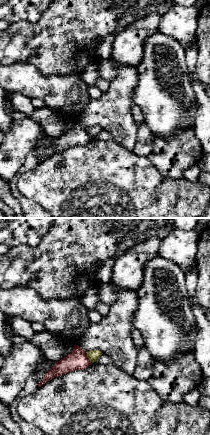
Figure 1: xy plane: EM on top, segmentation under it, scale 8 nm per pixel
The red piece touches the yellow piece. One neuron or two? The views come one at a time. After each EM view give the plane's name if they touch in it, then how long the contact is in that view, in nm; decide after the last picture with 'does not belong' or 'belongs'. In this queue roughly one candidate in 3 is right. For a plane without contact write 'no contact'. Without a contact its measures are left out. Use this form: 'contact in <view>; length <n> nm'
contact in xy; length 90 nm

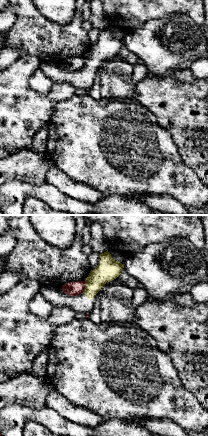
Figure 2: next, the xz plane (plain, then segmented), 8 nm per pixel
contact in xz; length 100 nm

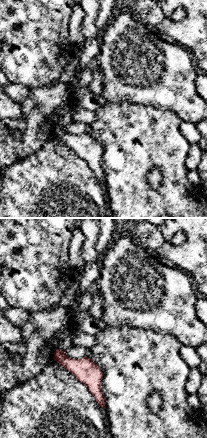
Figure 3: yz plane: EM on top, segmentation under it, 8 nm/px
no contact

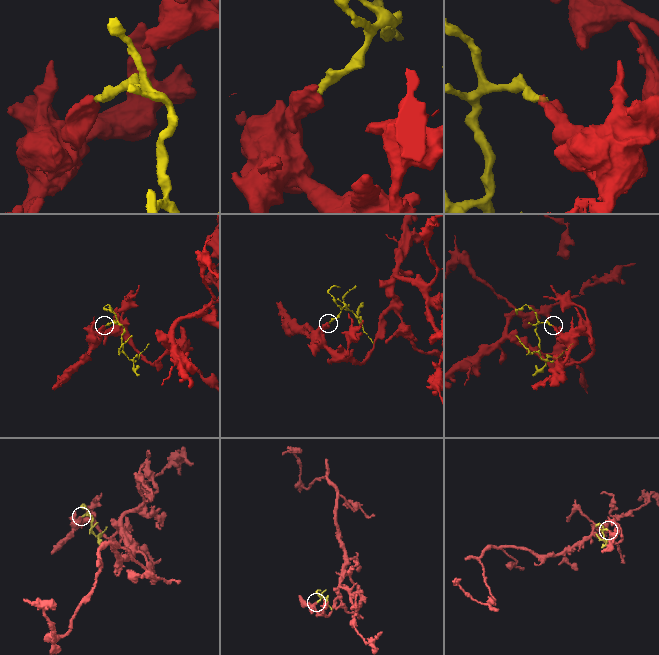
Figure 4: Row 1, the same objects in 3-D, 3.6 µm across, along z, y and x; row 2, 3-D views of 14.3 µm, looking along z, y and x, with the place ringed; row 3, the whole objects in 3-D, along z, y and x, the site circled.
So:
does not belong

